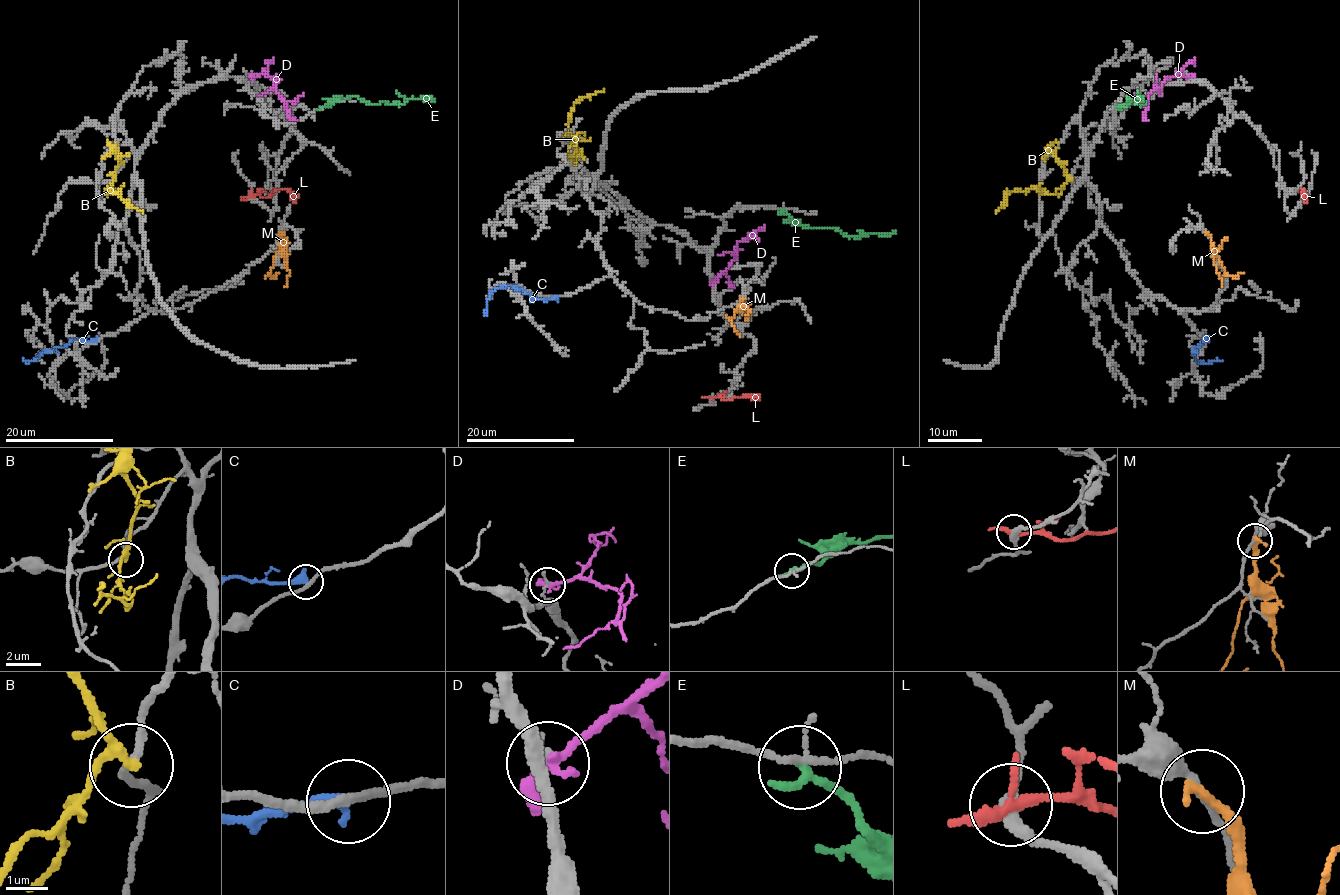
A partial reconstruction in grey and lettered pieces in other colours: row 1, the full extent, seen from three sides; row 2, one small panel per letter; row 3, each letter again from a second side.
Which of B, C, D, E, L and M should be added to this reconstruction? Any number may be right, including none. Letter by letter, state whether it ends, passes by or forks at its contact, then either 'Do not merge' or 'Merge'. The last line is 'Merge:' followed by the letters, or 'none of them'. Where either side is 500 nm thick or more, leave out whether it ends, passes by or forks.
B: It passes by. Do not merge
C: It ends there. Do not merge
D: It passes by. Do not merge
E: It ends there. Do not merge
L: It passes by. Do not merge
M: It ends there. Do not merge
Merge: none of them

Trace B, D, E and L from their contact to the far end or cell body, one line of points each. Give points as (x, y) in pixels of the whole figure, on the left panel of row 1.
B: (115, 180), (116, 193), (108, 186), (109, 192), (143, 212)
D: (252, 76), (273, 77), (274, 88), (289, 117), (297, 121)
E: (322, 107), (352, 96), (376, 103), (405, 103), (413, 98), (435, 99)
L: (249, 196), (269, 196), (277, 189), (286, 189), (296, 201)

